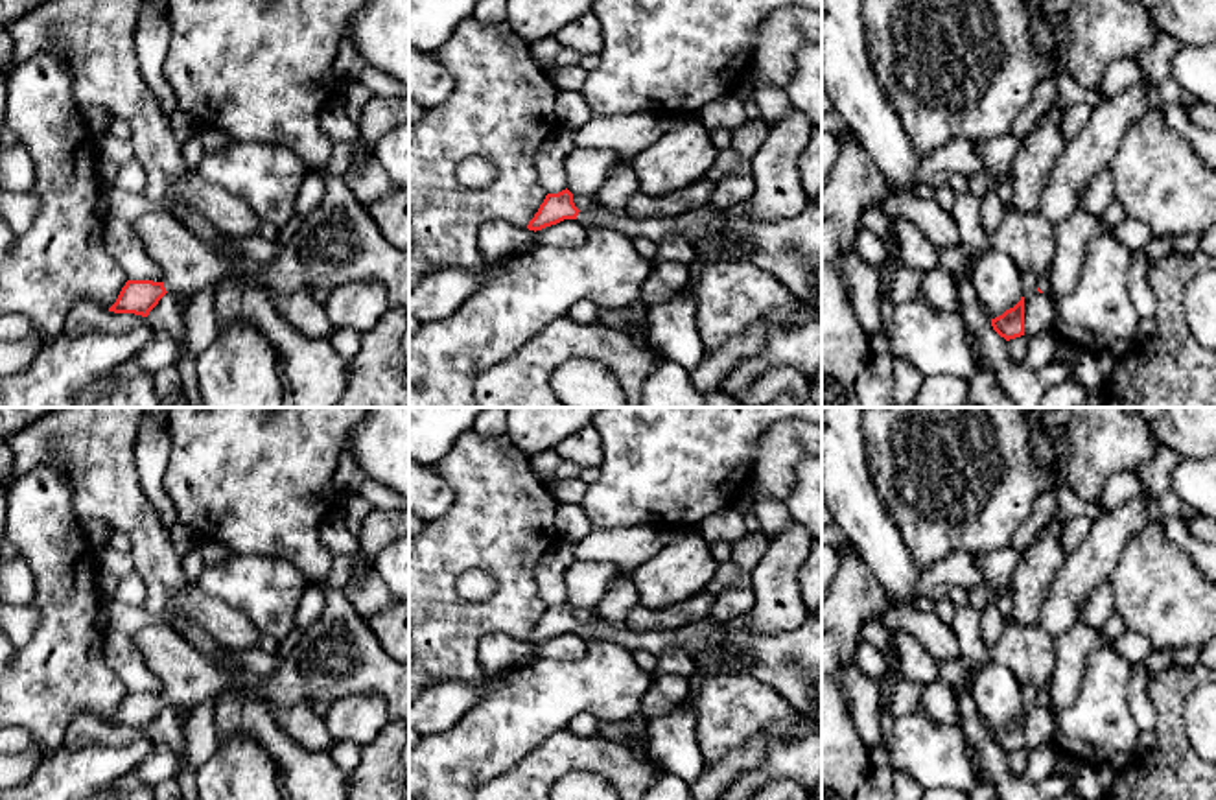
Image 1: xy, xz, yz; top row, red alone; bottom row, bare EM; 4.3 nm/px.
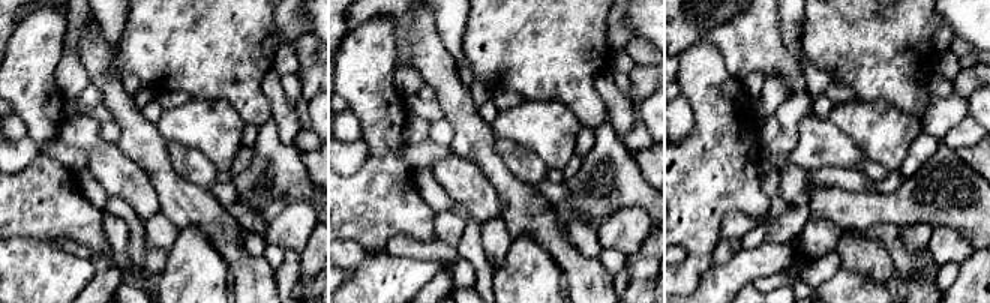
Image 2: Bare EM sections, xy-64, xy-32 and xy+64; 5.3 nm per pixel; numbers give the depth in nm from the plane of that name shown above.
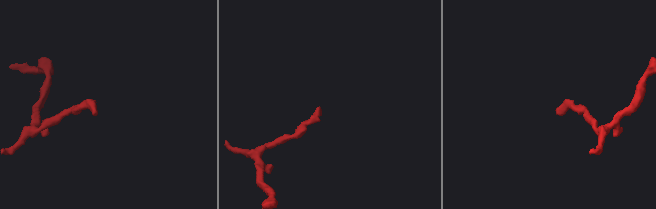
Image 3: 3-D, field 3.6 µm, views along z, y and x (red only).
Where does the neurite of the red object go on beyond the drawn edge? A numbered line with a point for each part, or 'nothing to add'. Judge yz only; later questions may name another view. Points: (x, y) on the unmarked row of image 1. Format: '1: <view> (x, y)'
1: yz (1027, 651)

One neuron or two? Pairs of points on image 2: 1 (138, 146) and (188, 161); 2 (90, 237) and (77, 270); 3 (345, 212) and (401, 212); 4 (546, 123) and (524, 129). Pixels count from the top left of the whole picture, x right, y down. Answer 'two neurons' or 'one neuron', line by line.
1: two neurons
2: two neurons
3: one neuron
4: one neuron

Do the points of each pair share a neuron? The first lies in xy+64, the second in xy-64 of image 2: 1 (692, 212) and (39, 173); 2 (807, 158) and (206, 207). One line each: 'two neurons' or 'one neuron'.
1: one neuron
2: two neurons

